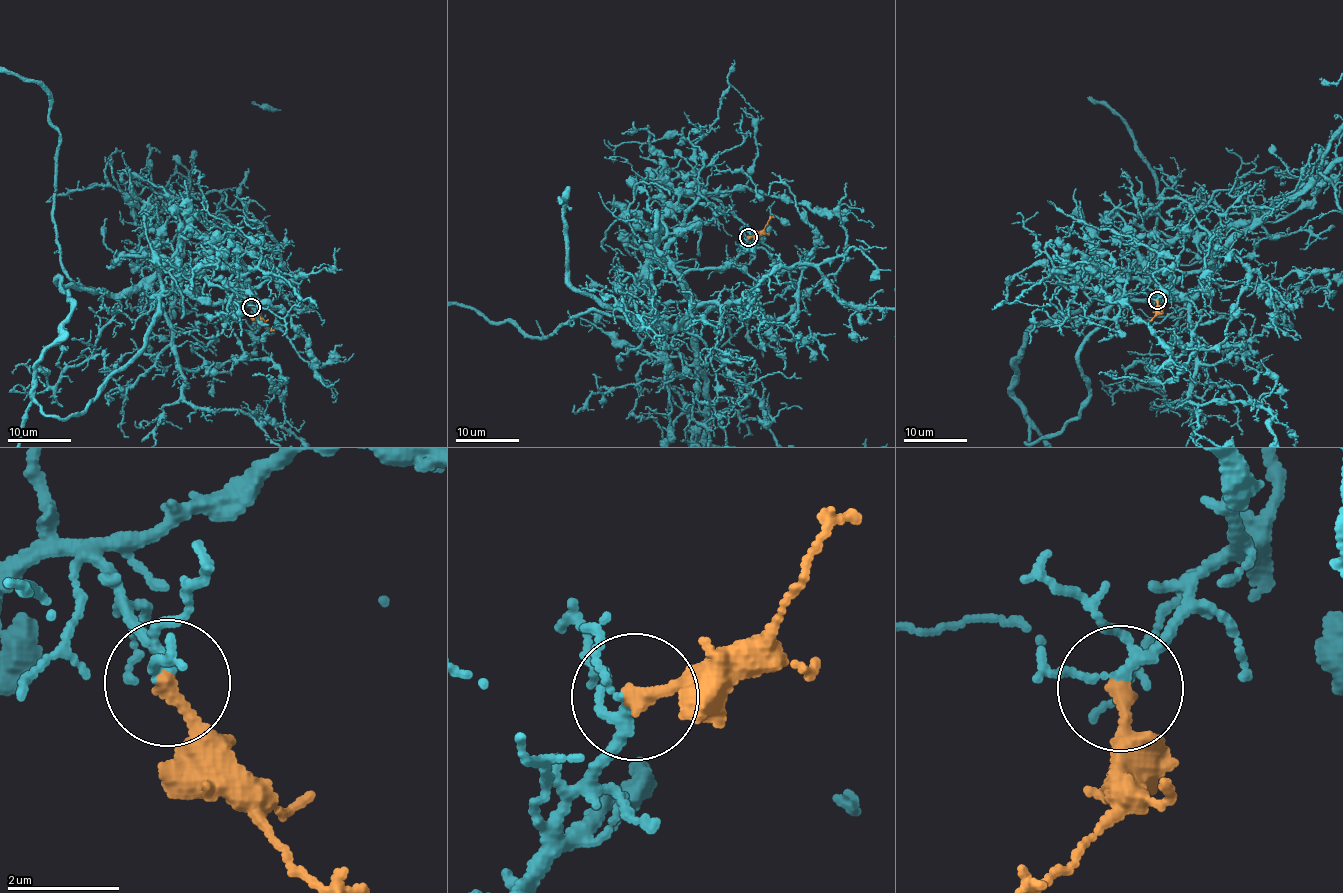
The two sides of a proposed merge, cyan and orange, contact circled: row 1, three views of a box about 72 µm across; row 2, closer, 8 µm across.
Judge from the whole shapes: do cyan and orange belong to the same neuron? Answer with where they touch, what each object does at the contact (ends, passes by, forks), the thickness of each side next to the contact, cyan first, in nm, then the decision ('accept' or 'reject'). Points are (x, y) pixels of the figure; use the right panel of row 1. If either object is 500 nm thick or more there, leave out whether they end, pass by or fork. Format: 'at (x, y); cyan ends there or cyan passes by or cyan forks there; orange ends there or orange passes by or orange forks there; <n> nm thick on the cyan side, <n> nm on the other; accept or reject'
at (1157, 300); cyan forks there; orange ends there; 130 nm thick on the cyan side, 280 nm on the other; accept

